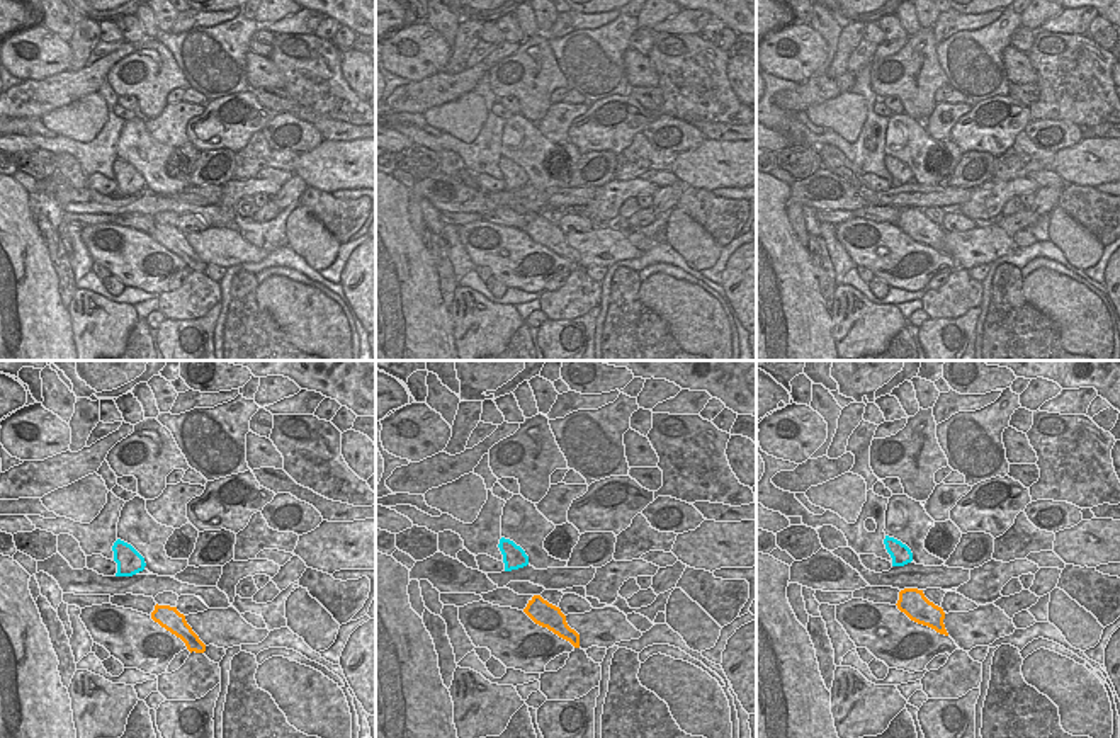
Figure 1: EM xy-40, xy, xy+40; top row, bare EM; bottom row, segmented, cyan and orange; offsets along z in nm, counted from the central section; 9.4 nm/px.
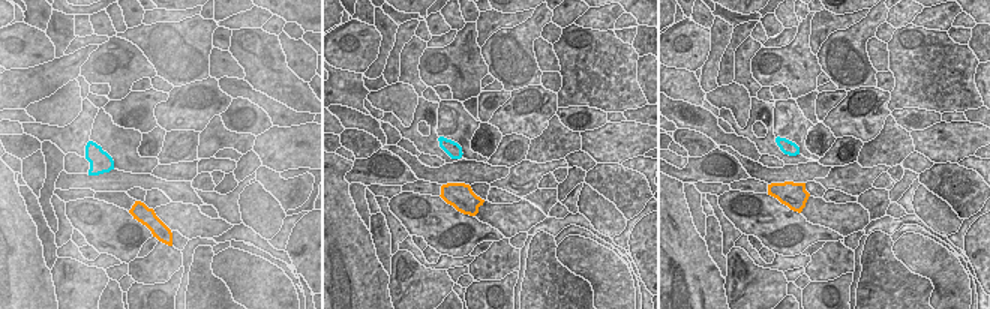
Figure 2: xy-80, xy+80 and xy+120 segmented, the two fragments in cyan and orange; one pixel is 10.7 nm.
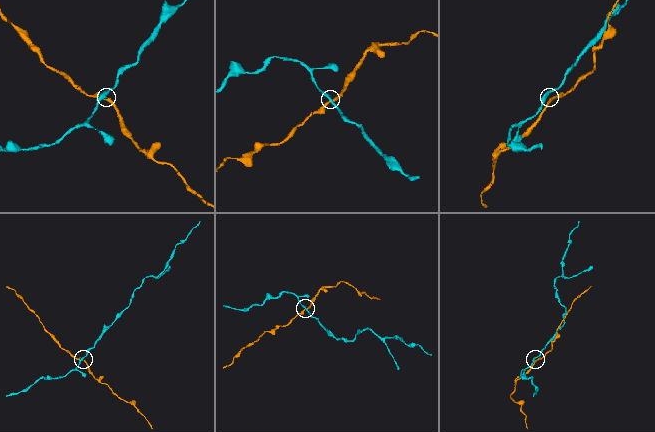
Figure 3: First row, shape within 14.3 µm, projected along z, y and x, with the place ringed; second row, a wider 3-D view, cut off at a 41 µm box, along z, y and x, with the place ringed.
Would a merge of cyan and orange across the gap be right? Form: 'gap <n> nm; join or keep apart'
gap 220 nm; keep apart

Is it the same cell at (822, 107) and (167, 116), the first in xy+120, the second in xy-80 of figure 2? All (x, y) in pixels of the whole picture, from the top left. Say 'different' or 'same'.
different

